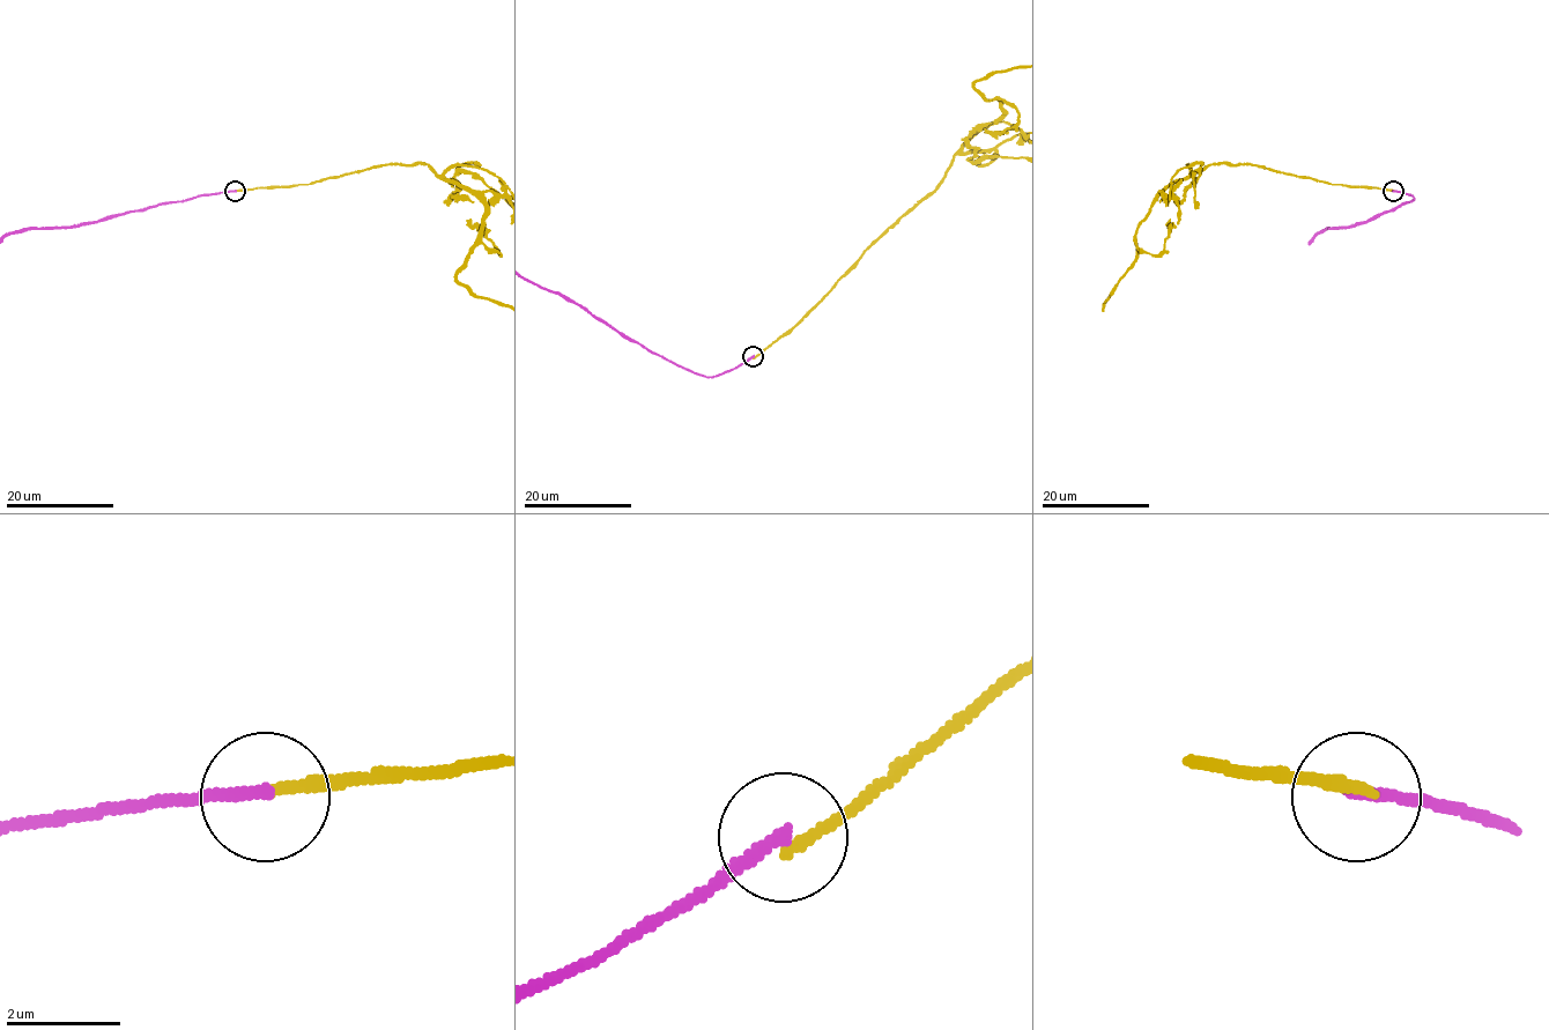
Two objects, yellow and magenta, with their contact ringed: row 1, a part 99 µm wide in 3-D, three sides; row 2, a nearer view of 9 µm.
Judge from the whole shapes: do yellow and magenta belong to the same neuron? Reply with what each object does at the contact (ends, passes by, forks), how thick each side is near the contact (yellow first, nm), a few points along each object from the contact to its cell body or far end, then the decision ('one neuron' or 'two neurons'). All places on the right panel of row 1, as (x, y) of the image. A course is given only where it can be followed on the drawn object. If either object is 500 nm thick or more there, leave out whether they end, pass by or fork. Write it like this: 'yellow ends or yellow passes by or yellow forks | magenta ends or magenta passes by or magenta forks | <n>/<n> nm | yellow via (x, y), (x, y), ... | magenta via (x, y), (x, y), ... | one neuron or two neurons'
yellow ends | magenta ends | 180/200 nm | two neurons

